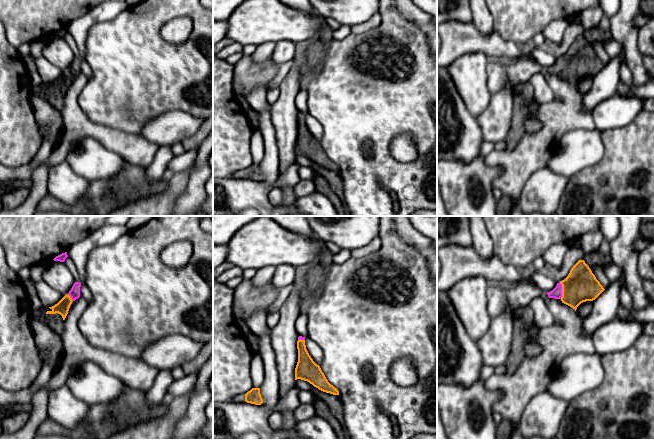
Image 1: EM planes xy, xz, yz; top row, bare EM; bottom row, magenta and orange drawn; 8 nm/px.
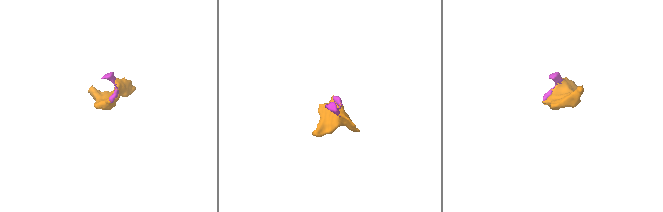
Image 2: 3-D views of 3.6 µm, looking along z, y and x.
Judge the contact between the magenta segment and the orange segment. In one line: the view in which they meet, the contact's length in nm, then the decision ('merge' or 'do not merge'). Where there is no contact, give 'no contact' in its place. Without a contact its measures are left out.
yz | 140 nm | merge

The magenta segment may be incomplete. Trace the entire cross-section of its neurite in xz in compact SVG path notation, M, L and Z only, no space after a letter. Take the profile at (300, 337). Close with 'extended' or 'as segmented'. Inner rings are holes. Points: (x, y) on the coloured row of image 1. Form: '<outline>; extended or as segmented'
M302 336L298 337L297 349L298 362L295 368L295 380L307 381L323 392L339 395L337 388L328 382L320 366L309 355L305 345L305 338Z; extended

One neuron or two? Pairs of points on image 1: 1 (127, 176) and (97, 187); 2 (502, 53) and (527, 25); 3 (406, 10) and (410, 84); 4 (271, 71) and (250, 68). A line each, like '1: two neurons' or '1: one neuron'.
1: one neuron
2: two neurons
3: two neurons
4: one neuron

